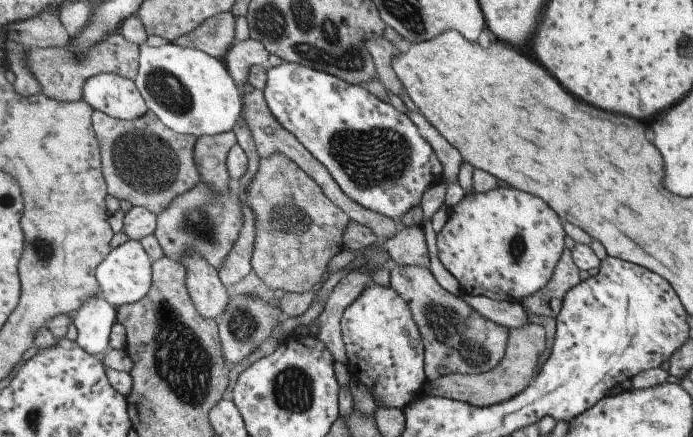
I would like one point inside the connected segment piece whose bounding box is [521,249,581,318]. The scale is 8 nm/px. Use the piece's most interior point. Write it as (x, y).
(548, 301)

